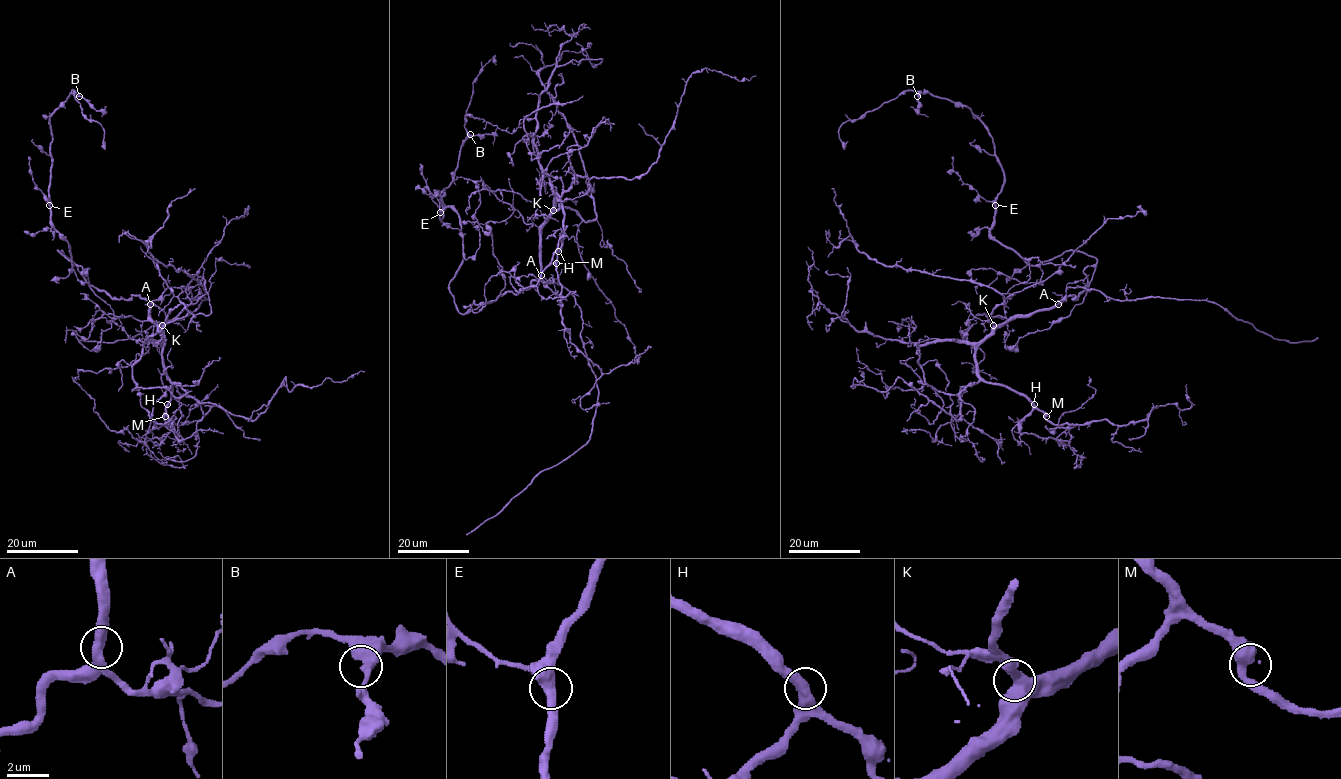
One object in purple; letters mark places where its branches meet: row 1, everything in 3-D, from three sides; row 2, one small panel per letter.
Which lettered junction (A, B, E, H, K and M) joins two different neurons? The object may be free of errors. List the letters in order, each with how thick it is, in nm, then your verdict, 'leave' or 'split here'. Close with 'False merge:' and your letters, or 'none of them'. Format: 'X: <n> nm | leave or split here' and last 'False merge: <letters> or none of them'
A: 500 nm | leave
B: 480 nm | leave
E: 480 nm | leave
H: 480 nm | leave
K: 500 nm | leave
M: 550 nm | leave
False merge: none of them

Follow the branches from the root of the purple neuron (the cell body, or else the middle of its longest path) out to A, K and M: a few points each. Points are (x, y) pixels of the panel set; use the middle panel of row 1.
A: (496, 300), (507, 292), (517, 294), (527, 289), (540, 275)
K: (496, 300), (507, 292), (517, 294), (527, 289), (540, 277), (540, 228), (553, 210)
M: (496, 300), (527, 289), (540, 277), (540, 227), (551, 212), (553, 192), (564, 214), (556, 263)

